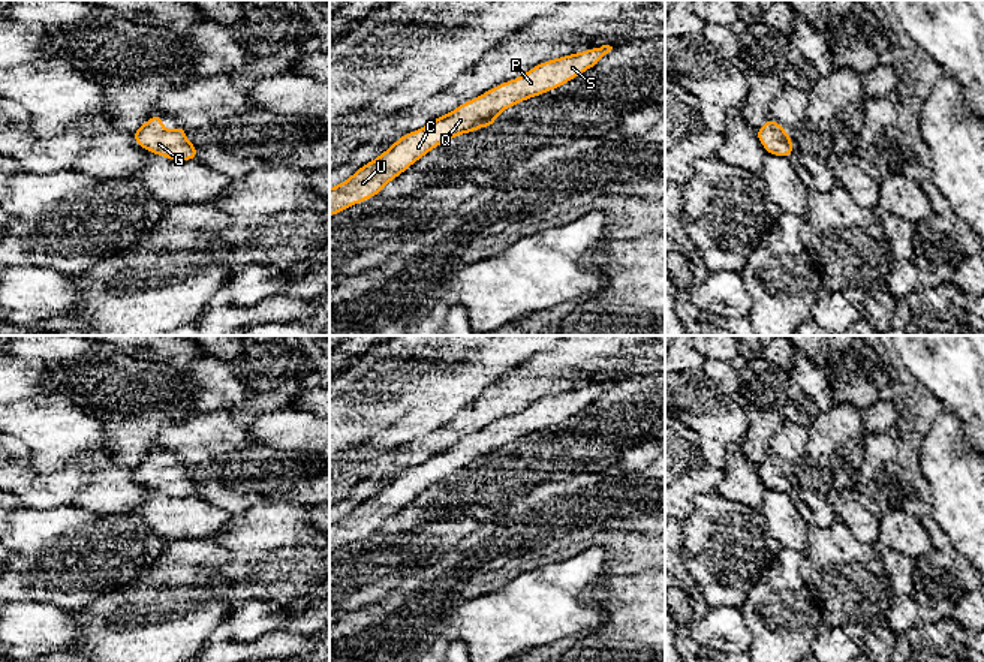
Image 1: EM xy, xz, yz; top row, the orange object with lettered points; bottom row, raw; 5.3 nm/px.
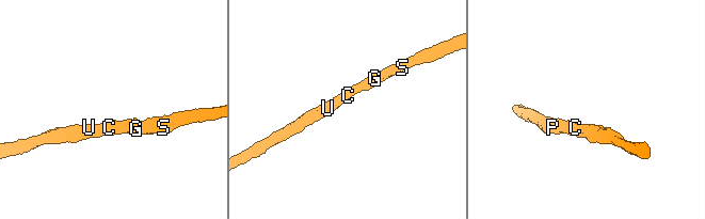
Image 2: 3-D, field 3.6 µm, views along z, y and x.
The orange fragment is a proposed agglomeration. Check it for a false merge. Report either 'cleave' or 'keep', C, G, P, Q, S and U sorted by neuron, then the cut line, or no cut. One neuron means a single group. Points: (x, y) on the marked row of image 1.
keep; C G P Q S U; no cut

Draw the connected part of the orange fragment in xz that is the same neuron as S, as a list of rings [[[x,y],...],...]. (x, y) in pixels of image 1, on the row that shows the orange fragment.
[[[602,45],[539,63],[521,76],[502,82],[428,121],[422,129],[403,135],[346,181],[329,189],[329,217],[379,195],[391,180],[440,144],[479,127],[490,127],[505,109],[565,85],[596,66],[611,49],[613,46]]]

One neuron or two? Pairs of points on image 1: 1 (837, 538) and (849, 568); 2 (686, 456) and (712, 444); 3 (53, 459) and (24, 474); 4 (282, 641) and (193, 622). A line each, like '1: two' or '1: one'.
1: one
2: two
3: two
4: two

